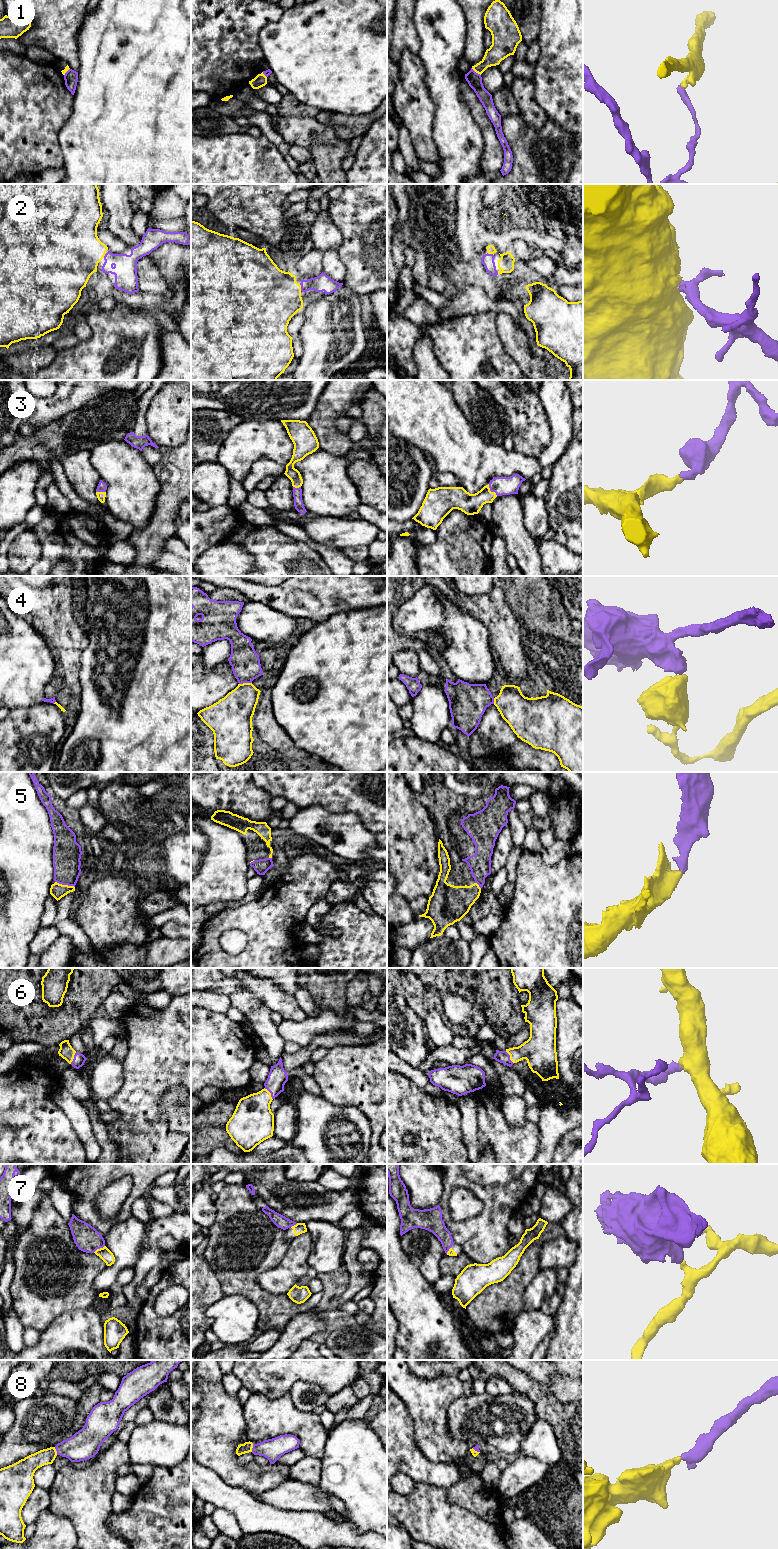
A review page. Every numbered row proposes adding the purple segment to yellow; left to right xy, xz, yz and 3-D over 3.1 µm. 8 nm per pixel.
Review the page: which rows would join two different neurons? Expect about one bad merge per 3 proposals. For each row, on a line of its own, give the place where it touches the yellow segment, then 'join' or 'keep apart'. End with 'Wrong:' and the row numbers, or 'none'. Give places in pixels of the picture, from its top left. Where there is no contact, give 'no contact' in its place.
1: meets yellow in yz at (476, 72); keep apart
2: meets yellow in xz at (300, 287); join
3: meets yellow in yz at (490, 491); join
4: meets yellow in xz at (245, 683); keep apart
5: meets yellow in xy at (65, 885); join
6: meets yellow in xz at (270, 1093); join
7: meets yellow in xy at (98, 1249); keep apart
8: meets yellow in xy at (56, 1451); join
Wrong: 1, 4, 7

